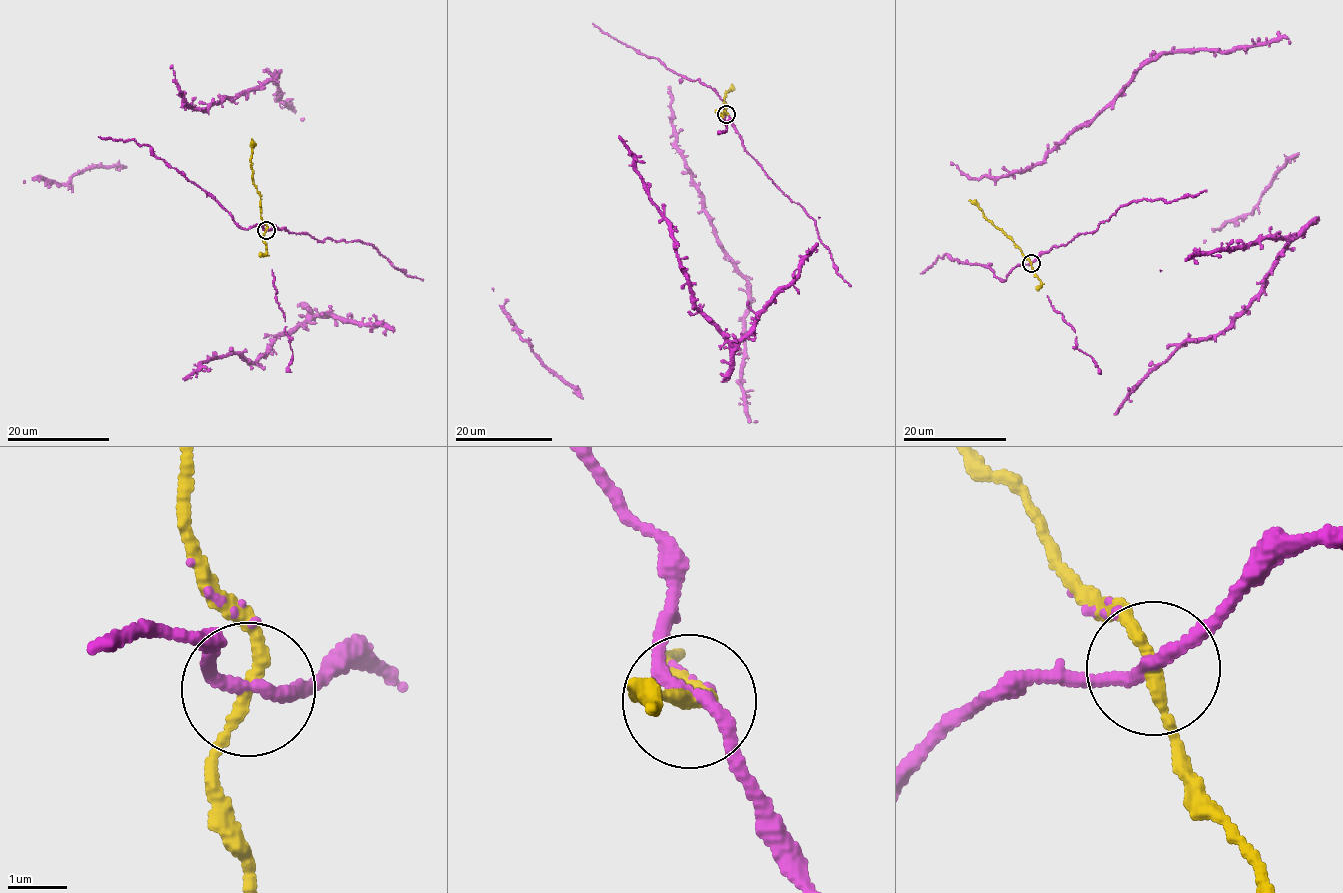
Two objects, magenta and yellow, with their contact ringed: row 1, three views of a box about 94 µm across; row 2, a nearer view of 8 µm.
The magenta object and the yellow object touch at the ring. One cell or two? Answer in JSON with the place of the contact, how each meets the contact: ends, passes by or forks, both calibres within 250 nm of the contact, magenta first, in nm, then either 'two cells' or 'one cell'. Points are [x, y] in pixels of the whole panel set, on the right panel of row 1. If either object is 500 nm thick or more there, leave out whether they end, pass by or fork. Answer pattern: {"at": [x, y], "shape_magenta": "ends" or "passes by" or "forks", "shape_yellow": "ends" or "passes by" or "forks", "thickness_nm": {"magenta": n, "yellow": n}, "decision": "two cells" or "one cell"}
{"at": [1031, 263], "shape_magenta": "forks", "shape_yellow": "passes by", "thickness_nm": {"magenta": 180, "yellow": 190}, "decision": "one cell"}

